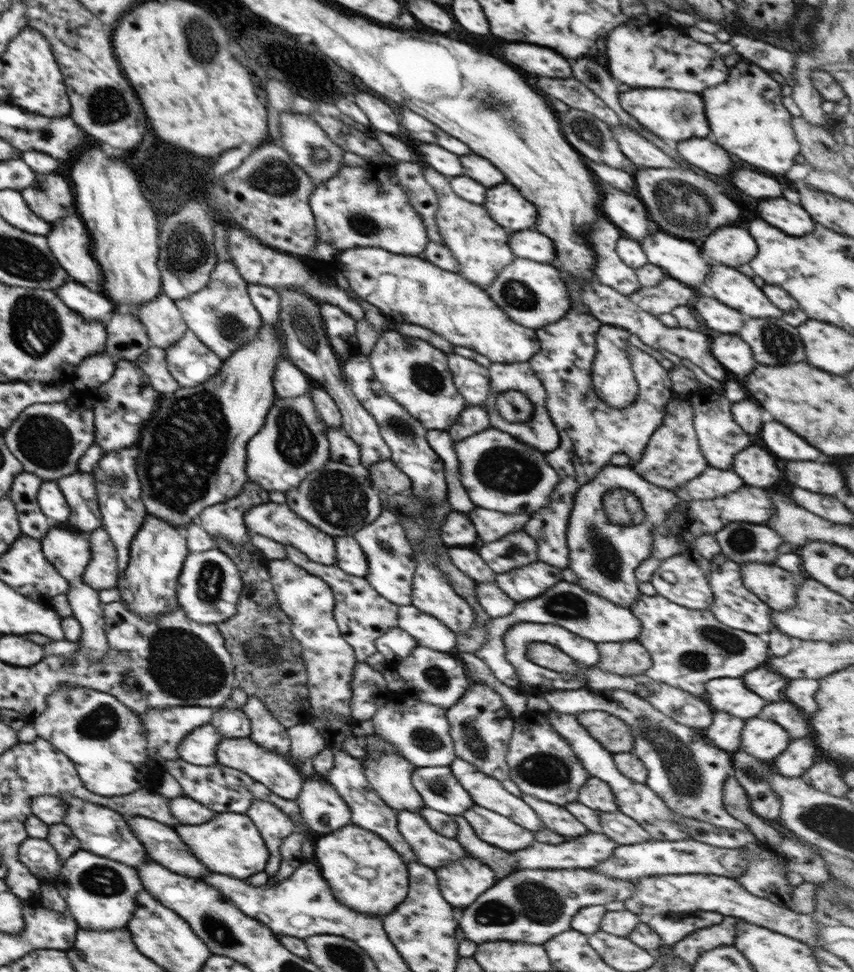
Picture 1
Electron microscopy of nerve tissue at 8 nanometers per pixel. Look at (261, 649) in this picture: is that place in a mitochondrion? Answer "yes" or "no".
yes

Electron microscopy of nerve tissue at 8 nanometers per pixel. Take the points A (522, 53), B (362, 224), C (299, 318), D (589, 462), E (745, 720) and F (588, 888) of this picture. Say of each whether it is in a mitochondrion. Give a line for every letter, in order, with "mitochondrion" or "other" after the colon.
A: other
B: mitochondrion
C: mitochondrion
D: other
E: other
F: mitochondrion

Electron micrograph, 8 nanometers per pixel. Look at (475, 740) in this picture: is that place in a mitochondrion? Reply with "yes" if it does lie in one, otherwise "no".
yes

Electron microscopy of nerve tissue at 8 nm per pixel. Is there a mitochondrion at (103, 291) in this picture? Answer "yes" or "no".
no

